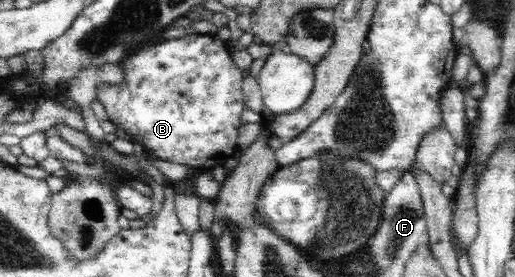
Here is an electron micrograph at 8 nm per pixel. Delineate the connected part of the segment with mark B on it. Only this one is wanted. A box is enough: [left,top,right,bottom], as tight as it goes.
[96,34,246,170]

